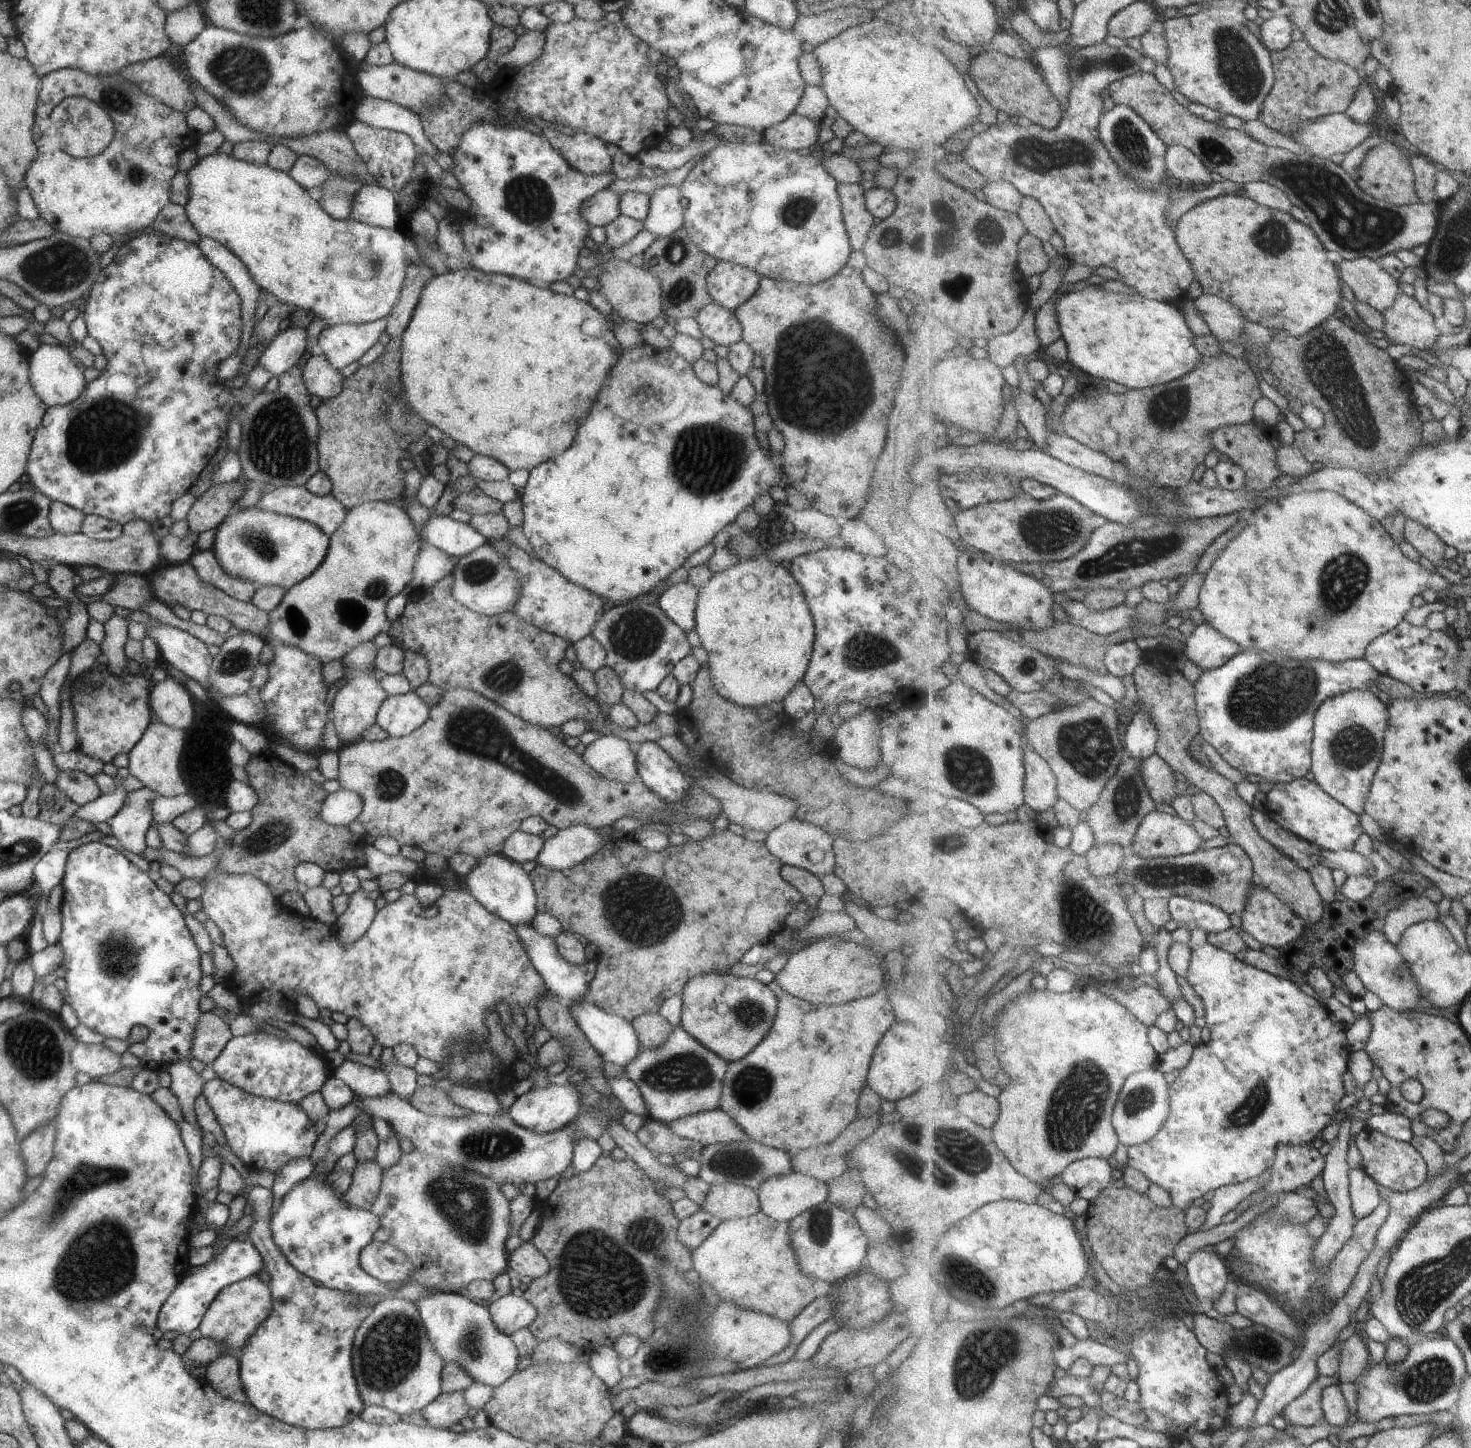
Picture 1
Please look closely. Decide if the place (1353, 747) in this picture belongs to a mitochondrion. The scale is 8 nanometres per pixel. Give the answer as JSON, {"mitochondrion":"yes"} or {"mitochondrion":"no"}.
{"mitochondrion":"yes"}

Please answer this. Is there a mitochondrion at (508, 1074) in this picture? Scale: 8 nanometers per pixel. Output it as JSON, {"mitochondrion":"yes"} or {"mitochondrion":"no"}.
{"mitochondrion":"no"}

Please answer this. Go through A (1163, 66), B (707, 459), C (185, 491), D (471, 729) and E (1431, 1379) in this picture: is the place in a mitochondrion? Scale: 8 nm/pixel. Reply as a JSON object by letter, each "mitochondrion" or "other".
{"A":"other","B":"mitochondrion","C":"other","D":"mitochondrion","E":"mitochondrion"}

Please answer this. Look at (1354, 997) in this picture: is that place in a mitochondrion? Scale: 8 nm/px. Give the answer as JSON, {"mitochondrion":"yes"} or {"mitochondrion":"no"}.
{"mitochondrion":"no"}

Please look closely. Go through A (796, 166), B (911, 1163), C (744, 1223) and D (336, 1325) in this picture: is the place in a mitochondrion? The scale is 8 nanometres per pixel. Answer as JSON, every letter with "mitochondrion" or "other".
{"A":"other","B":"mitochondrion","C":"other","D":"mitochondrion"}

